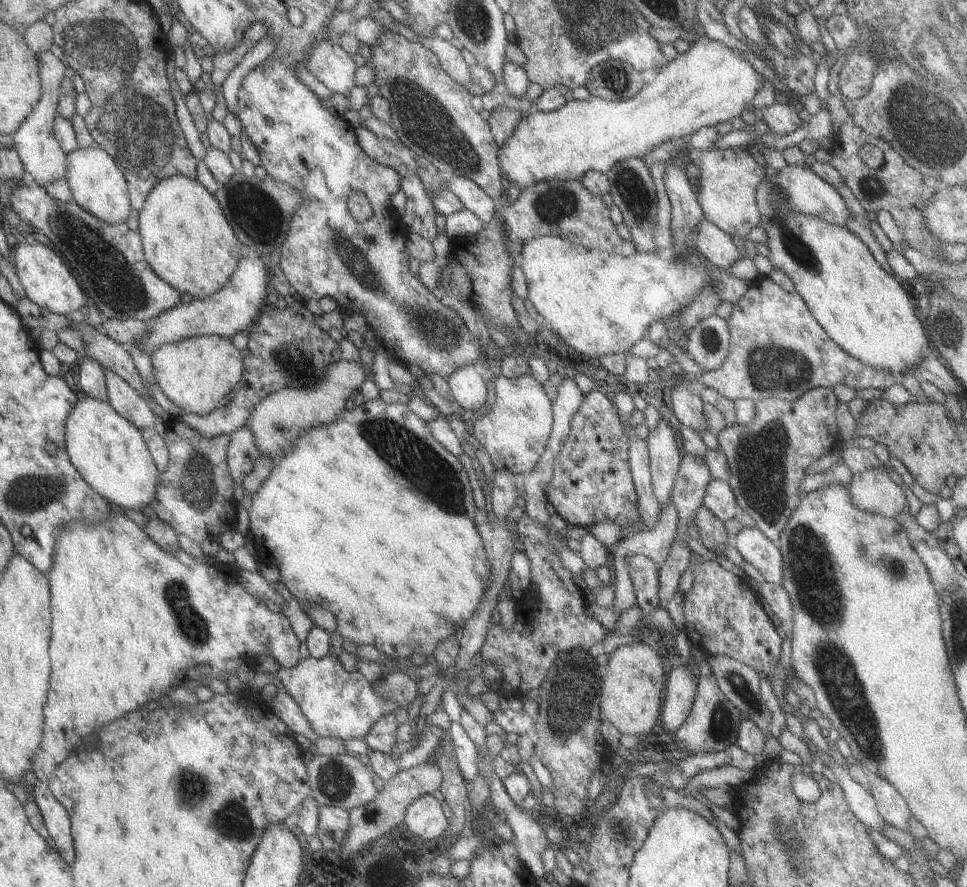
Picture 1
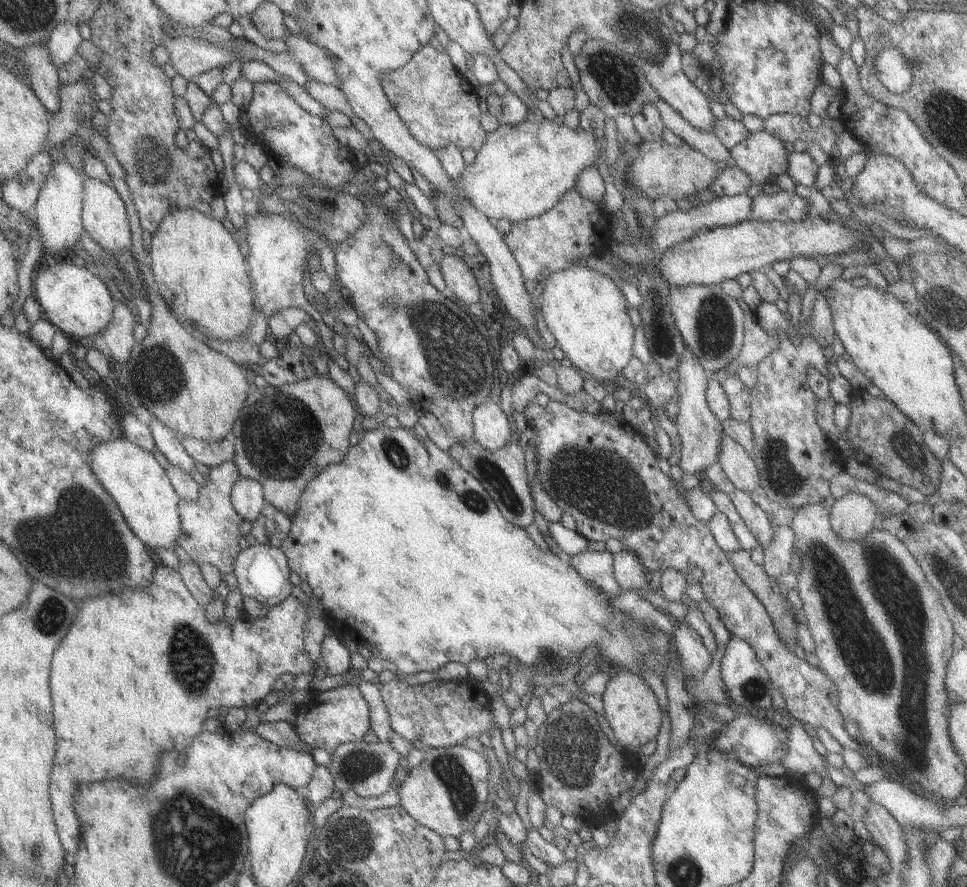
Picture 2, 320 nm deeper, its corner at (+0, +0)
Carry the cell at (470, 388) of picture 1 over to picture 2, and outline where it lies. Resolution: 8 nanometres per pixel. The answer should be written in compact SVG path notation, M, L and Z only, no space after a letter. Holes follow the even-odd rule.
M491 399L476 405L471 411L473 438L483 448L494 451L504 447L511 436L511 428L499 405Z

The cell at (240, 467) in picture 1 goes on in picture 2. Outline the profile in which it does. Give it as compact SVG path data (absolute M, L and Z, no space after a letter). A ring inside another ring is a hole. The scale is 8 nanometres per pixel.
M238 476L230 490L230 503L237 516L253 522L265 504L262 486L257 481Z

